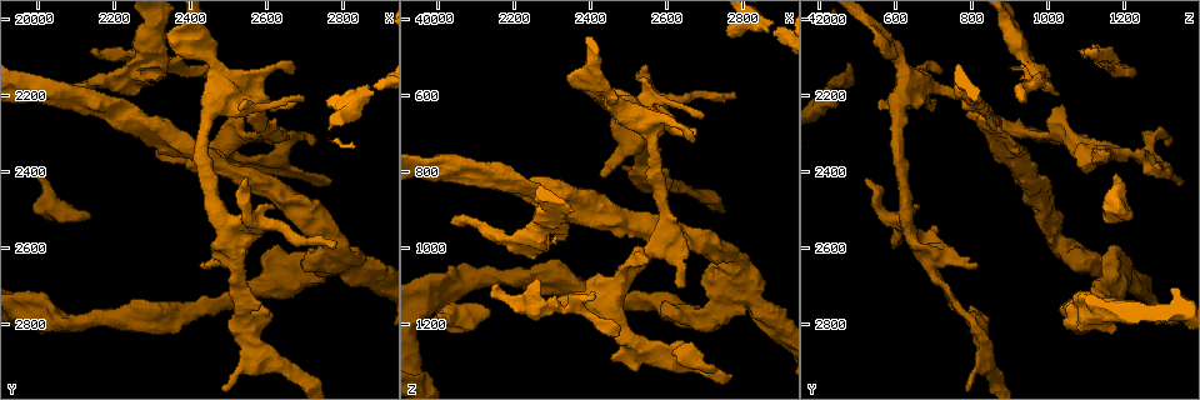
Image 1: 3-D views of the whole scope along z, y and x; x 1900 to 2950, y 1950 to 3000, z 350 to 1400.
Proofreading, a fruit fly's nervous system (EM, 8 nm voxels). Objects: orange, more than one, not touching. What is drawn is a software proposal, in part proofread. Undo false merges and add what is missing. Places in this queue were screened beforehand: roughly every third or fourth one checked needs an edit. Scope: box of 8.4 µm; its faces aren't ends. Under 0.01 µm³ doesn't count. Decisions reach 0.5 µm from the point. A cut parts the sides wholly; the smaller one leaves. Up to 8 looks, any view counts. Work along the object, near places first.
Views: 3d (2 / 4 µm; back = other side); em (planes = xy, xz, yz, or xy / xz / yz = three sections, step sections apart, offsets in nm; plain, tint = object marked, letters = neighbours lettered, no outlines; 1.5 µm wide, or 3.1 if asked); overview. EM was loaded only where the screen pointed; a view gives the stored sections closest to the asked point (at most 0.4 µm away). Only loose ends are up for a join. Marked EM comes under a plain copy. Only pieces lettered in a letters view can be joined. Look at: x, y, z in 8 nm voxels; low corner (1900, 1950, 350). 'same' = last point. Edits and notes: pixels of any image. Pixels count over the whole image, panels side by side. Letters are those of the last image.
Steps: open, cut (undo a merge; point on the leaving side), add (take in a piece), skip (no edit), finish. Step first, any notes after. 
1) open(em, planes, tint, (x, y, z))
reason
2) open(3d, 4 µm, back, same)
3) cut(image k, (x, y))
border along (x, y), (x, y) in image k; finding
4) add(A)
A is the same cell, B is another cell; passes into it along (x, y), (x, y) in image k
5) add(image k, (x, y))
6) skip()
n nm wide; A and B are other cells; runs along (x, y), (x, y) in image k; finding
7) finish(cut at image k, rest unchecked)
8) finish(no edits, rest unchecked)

open(3d, 2 µm, (2335, 2350, 930))
stops while still wide

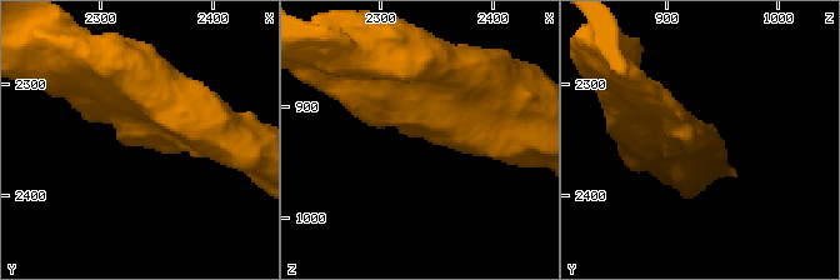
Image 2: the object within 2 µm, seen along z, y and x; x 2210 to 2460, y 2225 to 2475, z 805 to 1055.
open(em, xz, step 4, tint, (2332, 2348, 930))
shape alone is not enough

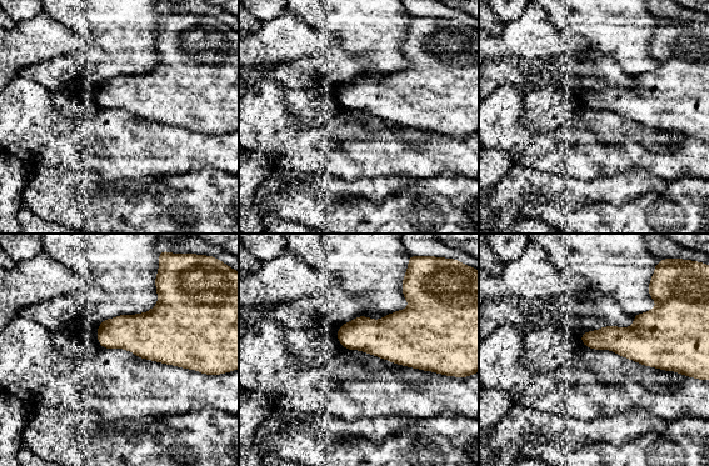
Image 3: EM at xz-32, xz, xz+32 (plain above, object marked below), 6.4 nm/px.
open(em, xz, step 4, letters, same)
what lies round it

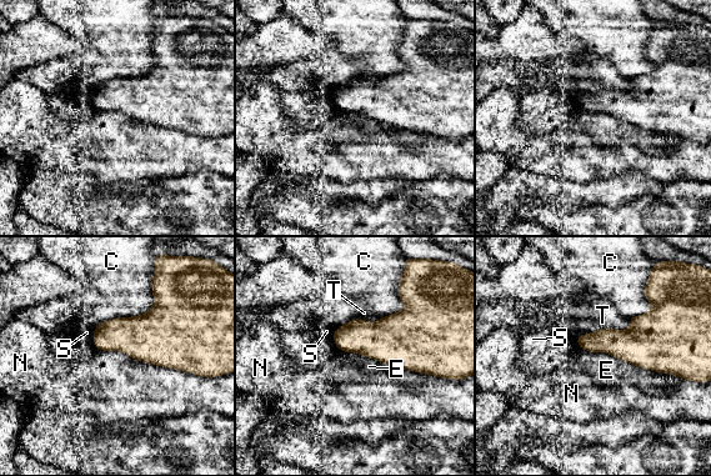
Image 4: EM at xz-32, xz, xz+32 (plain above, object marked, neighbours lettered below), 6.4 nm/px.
skip()
C, E, N, S and T are other cells; border along (589, 351), (605, 351), (677, 377) in image 4; no lettered piece goes on from it

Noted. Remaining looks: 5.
open(3d, 4 µm, (2000, 2405, 1175))
long arm stops here

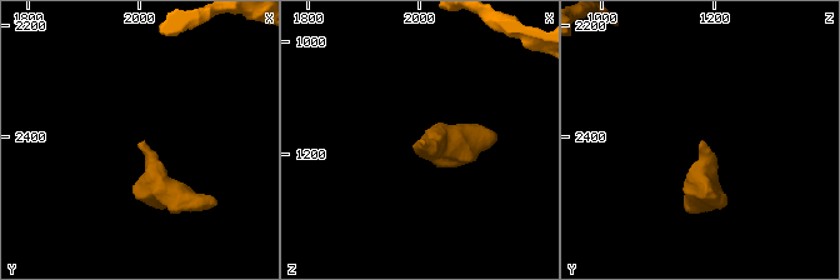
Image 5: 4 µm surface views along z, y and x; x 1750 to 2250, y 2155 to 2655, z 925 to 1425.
open(em, xy, step 8, letters, (2000, 2410, 1185))

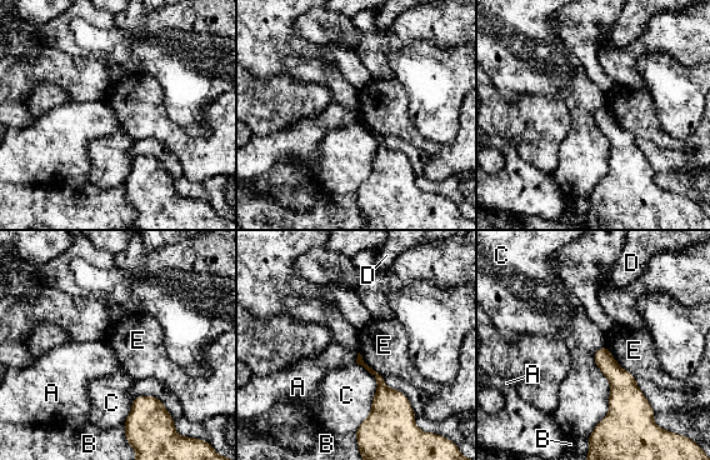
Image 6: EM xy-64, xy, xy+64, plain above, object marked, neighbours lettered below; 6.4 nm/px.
skip()
A, B, C, D and E are other cells; border along (605, 345), (609, 411), (588, 436) in image 6; no lettered piece goes on from it

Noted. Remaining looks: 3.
open(3d, 2 µm, (2035, 2215, 930))
free end

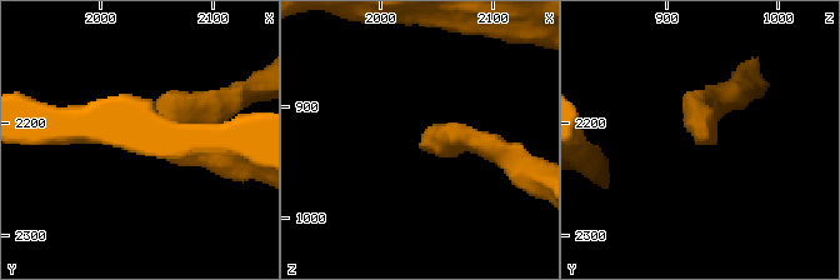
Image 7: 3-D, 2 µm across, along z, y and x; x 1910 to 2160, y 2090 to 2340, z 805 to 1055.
open(em, planes, letters, (2036, 2212, 936))

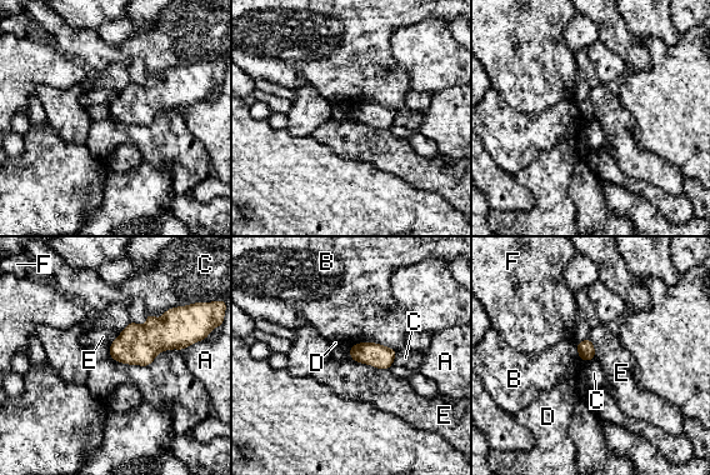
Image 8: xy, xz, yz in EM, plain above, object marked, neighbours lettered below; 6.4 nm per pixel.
skip()
A, B, C, D, E and F are other cells; border along (351, 359), (389, 369) in image 8; no lettered piece goes on from it

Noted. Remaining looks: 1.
finish(no edits, rest unchecked)

